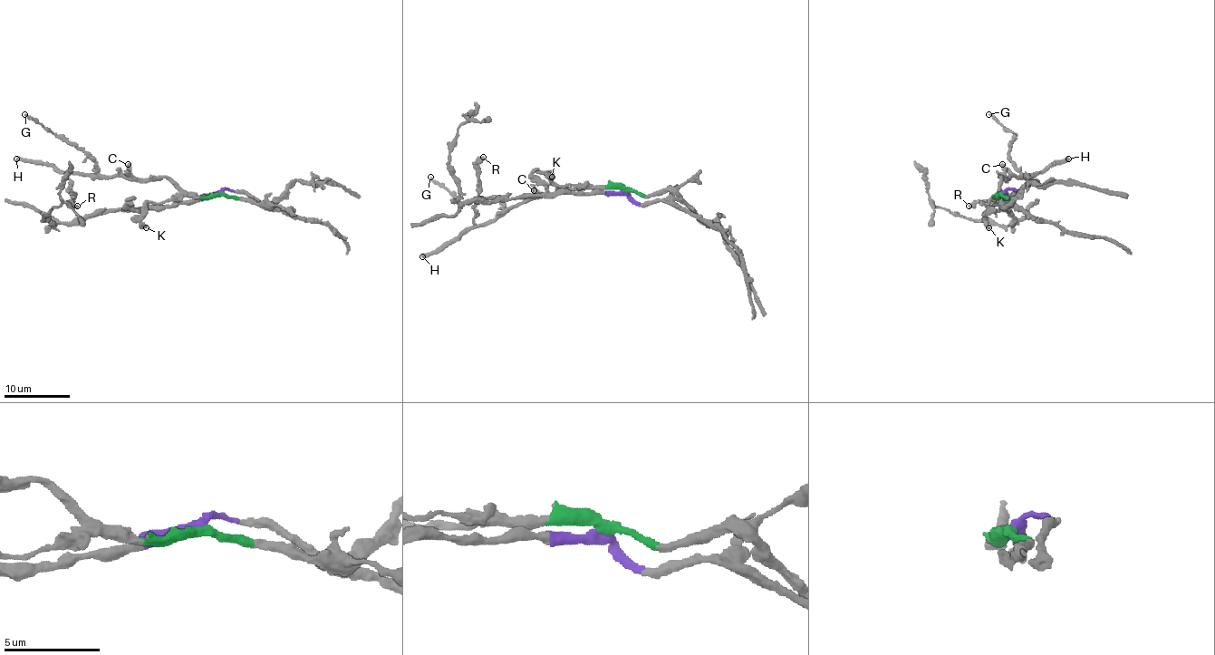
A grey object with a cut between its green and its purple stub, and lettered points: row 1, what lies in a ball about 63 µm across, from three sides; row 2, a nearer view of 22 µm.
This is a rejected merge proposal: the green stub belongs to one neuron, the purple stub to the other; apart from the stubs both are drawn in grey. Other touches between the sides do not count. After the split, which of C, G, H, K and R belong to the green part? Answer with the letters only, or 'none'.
C, G, H, K, R

